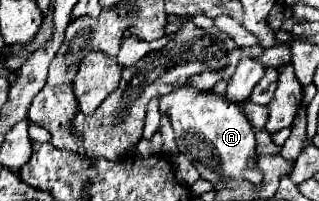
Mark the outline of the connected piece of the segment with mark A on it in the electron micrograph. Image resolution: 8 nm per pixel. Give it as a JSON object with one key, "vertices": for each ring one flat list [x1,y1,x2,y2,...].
{"vertices":[[193,85,179,87,159,100,161,113,167,113,173,125,179,153,195,163,195,169,203,179,211,183,221,183,227,179,247,179,255,185,261,183,263,175,255,165,255,133,237,103,225,101,215,93,201,91]]}

